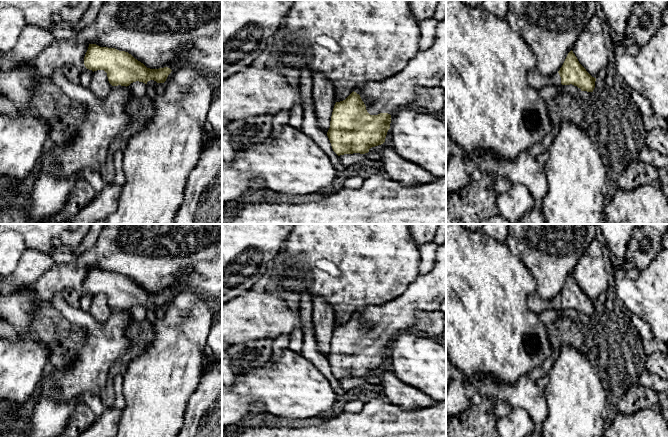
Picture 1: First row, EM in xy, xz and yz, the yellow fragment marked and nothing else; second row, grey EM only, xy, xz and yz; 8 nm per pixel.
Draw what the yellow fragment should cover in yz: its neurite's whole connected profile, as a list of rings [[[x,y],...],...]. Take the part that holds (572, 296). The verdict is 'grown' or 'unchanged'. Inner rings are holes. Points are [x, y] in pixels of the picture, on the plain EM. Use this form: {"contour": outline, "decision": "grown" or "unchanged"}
{"contour": [[[571,274],[560,294],[551,299],[543,300],[539,294],[533,292],[528,300],[528,306],[532,312],[540,315],[546,310],[574,309],[581,315],[593,316],[596,302],[592,301],[579,287],[577,281]]], "decision": "grown"}

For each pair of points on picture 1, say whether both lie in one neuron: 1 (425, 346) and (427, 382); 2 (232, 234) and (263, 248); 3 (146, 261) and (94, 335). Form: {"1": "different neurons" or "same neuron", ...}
{"1": "same neuron", "2": "same neuron", "3": "different neurons"}

